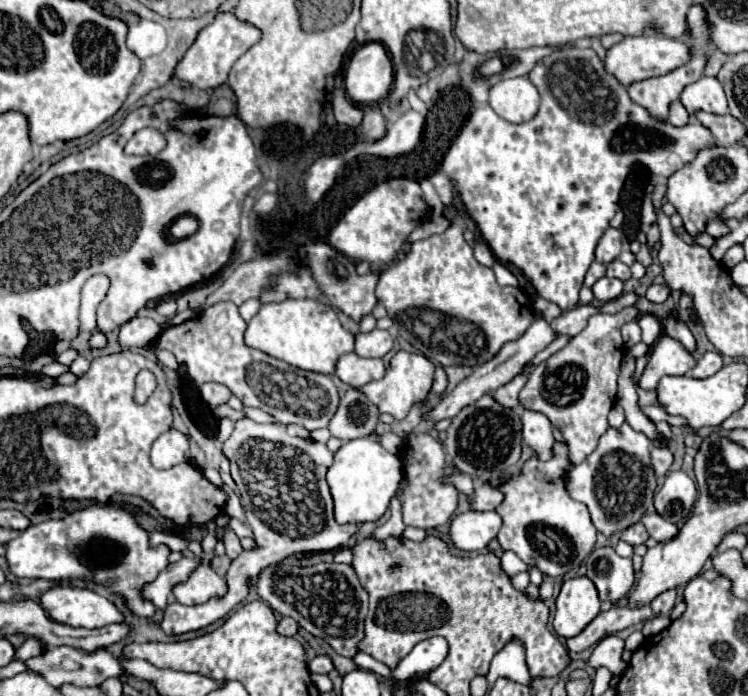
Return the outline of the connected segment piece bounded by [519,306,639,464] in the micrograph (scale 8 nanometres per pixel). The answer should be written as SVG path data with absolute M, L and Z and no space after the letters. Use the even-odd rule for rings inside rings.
M635 306L623 308L617 314L593 314L583 332L573 336L565 348L549 356L543 368L539 364L529 374L529 380L519 394L521 408L545 414L549 422L559 428L573 464L581 464L597 448L599 438L609 428L607 414L615 404L617 376L625 354L619 330L625 322L631 322L637 316L639 312Z

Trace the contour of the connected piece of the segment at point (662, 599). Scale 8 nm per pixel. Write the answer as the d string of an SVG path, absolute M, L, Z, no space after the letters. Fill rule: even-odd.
M667 590L667 592L659 594L659 596L651 602L651 610L653 610L655 614L671 614L673 604L675 604L675 598L677 598L677 592L675 592L675 590Z

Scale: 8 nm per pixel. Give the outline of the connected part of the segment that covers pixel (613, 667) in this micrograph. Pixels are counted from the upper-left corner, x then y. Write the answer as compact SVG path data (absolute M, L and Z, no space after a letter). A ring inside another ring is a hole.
M611 634L611 636L603 638L603 640L595 646L595 650L591 652L587 664L589 664L591 668L595 668L595 670L601 668L601 666L605 666L605 668L609 668L613 674L621 674L621 672L627 668L627 664L621 660L623 646L625 646L623 640Z

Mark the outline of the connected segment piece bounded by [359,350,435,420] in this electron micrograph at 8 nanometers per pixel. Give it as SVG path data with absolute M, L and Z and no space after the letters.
M401 350L393 356L391 366L379 382L369 382L359 390L367 396L367 400L371 400L379 408L379 412L389 412L395 416L395 420L403 420L415 402L427 398L433 382L433 370L435 366L423 354L409 354Z

